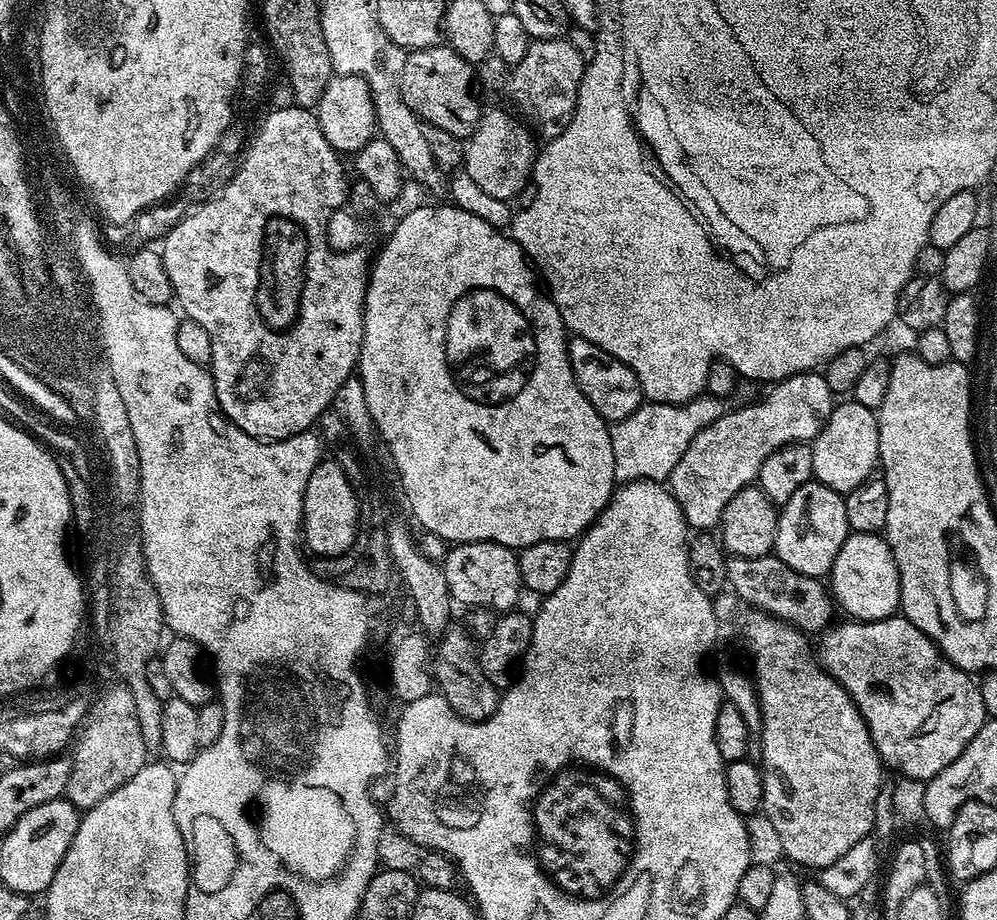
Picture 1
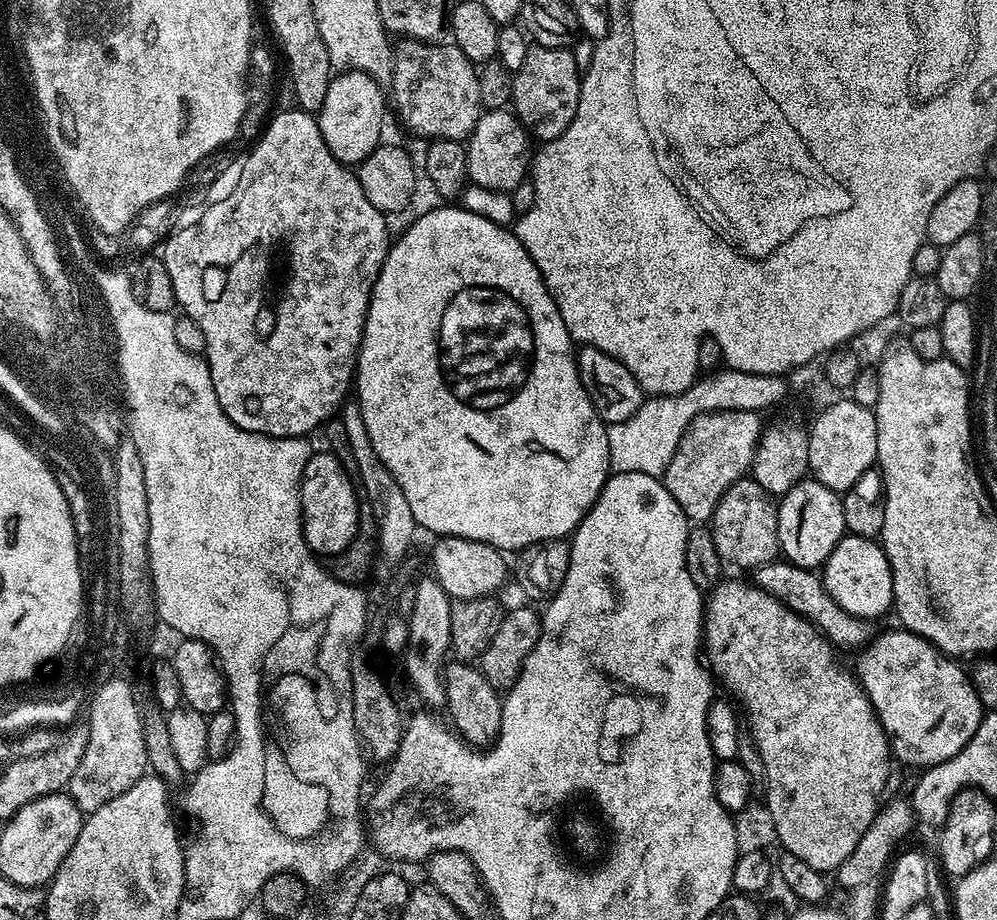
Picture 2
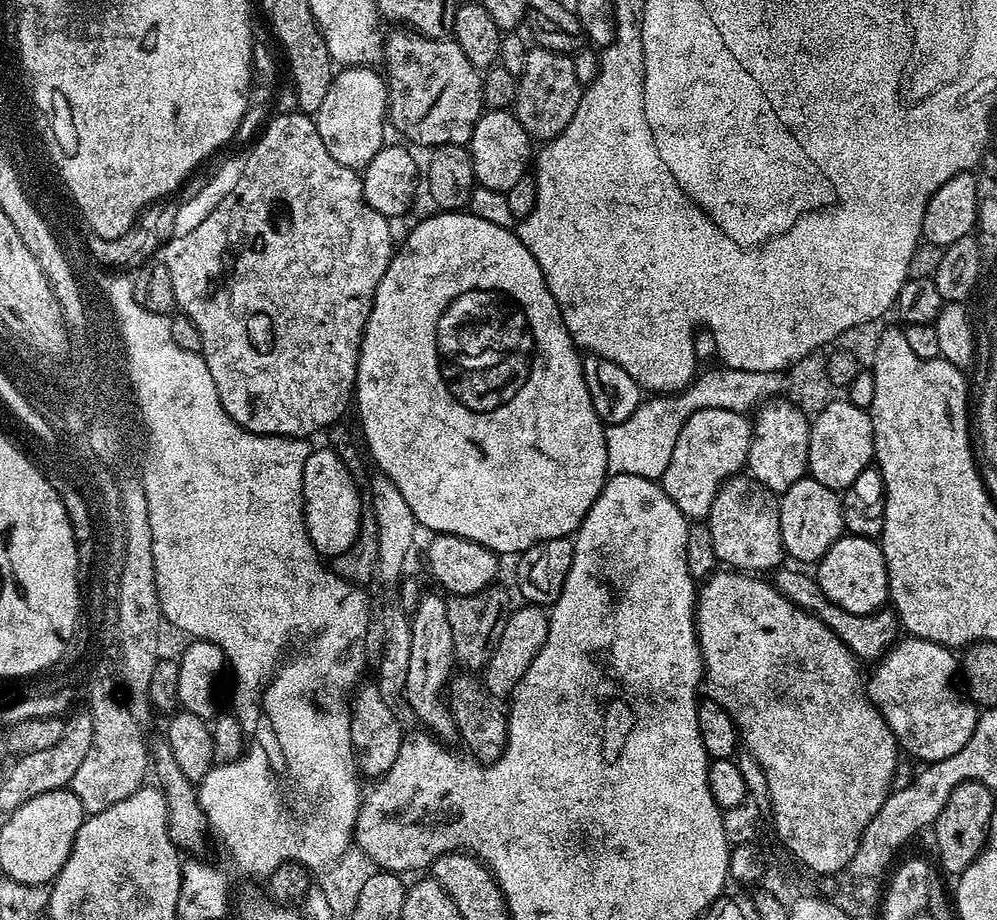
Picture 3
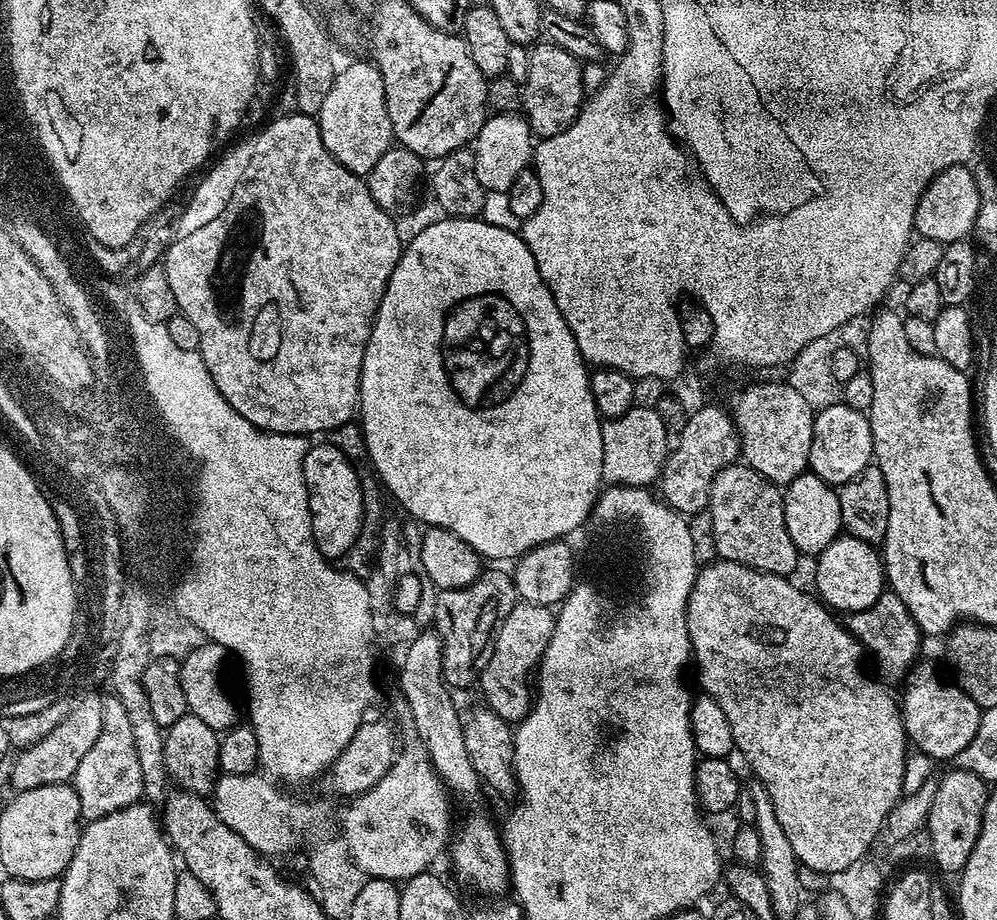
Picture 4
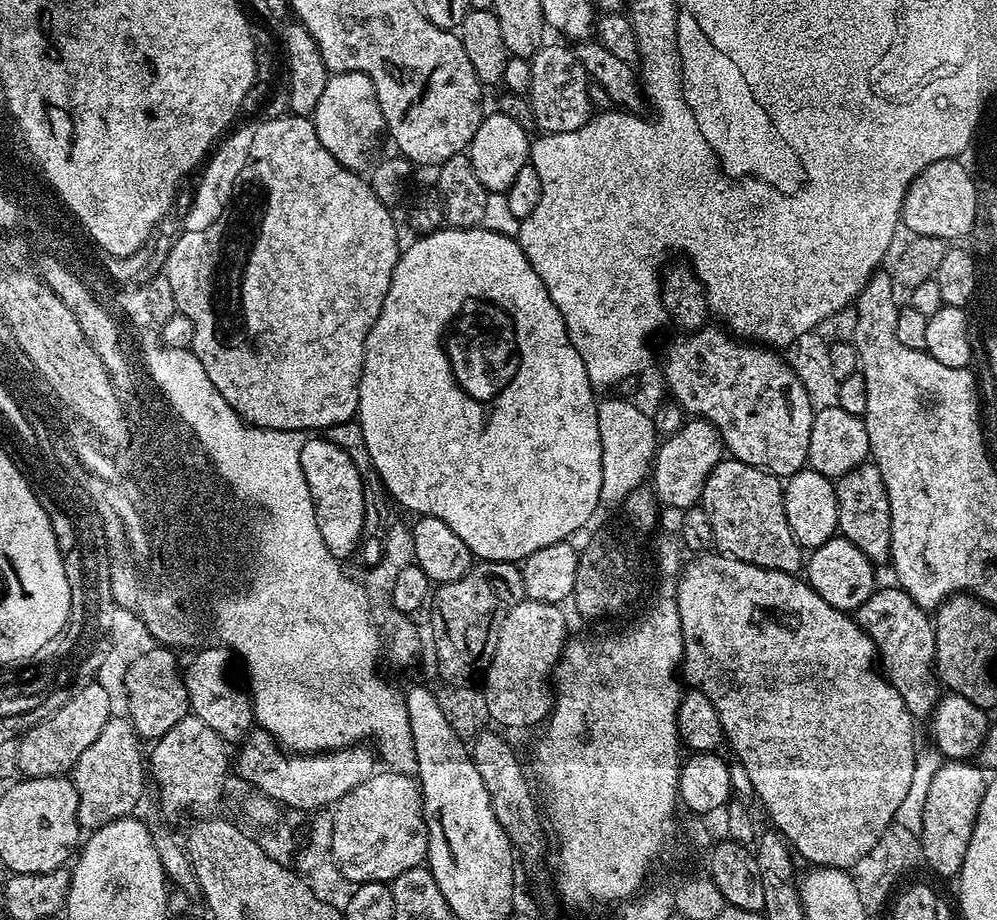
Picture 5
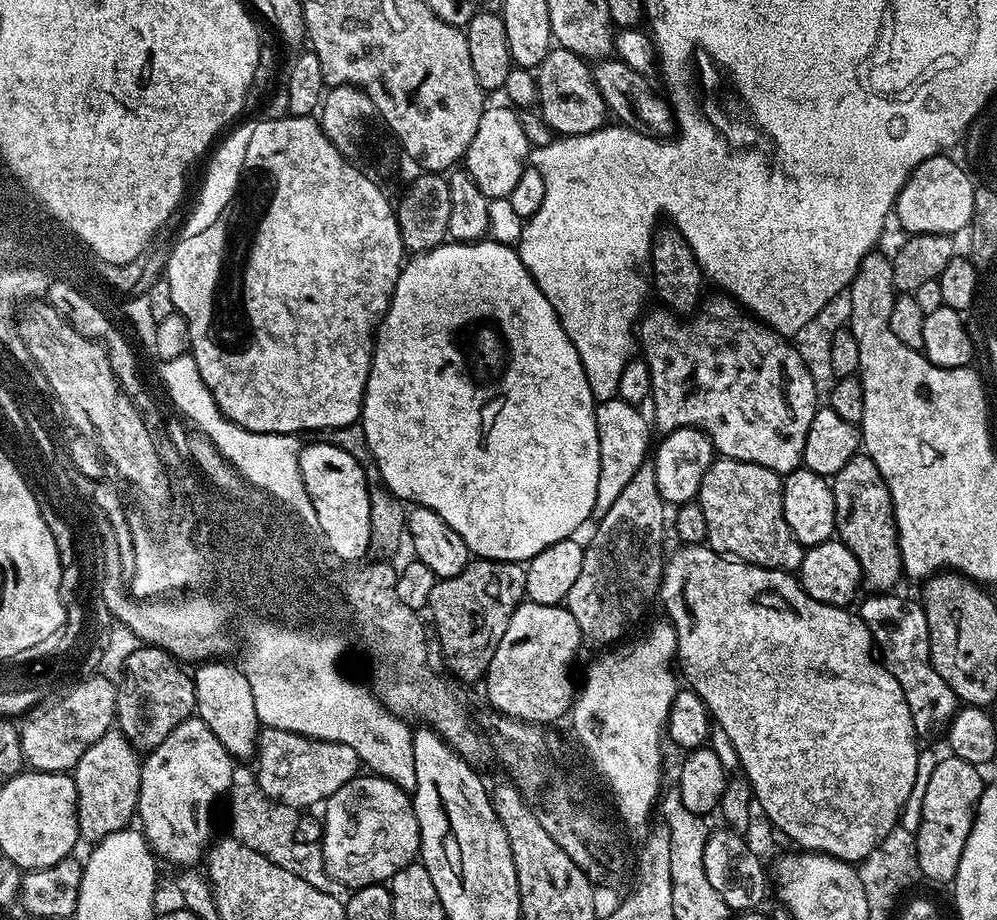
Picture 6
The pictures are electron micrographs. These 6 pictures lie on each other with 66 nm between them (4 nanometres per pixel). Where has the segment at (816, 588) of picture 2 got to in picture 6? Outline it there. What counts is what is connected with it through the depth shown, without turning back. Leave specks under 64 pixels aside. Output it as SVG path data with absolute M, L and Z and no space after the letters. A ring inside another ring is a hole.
M889 590L879 594L868 594L859 601L858 615L870 630L879 659L884 667L898 678L902 694L910 706L910 718L914 718L917 737L936 736L945 731L958 711L958 701L954 690L942 682L942 678L932 669L930 658L930 638L923 603L908 596L895 596Z

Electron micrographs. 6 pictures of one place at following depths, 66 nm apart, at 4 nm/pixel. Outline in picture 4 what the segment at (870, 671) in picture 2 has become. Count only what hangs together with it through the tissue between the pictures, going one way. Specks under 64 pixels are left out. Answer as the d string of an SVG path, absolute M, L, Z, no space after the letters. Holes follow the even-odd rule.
M917 663L907 677L908 689L902 696L904 733L928 756L951 761L976 737L981 709L951 679L943 680L928 664Z

